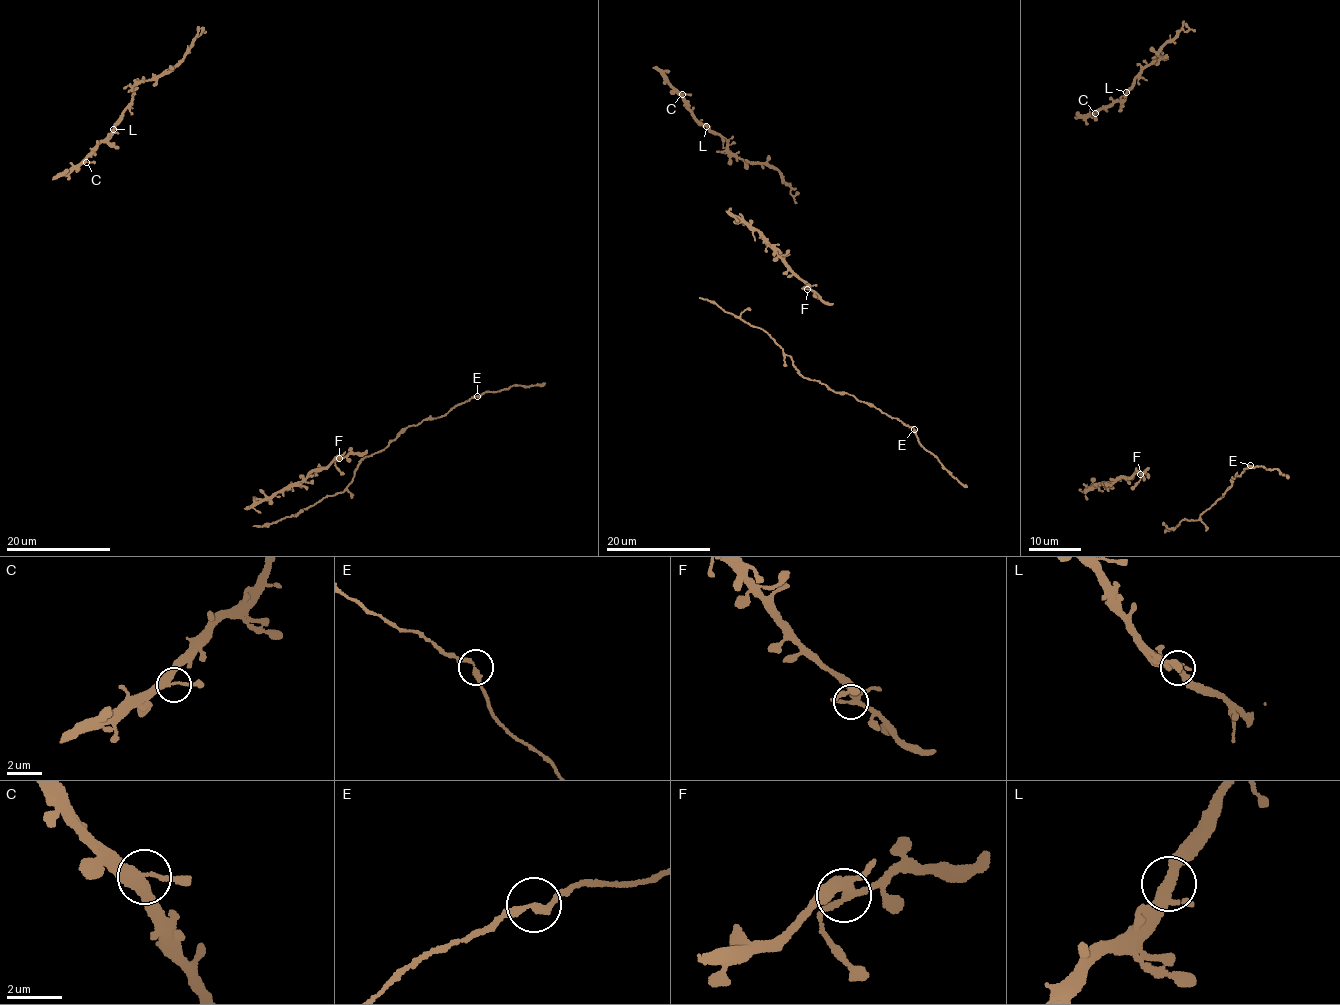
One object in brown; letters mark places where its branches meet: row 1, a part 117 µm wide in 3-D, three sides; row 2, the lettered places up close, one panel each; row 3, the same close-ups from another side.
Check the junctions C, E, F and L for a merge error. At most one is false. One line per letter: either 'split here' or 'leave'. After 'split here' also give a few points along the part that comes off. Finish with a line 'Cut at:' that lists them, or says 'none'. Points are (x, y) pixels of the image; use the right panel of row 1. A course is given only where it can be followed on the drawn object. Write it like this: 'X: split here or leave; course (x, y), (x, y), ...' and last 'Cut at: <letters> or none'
C: leave
E: leave
F: leave
L: leave
Cut at: none

